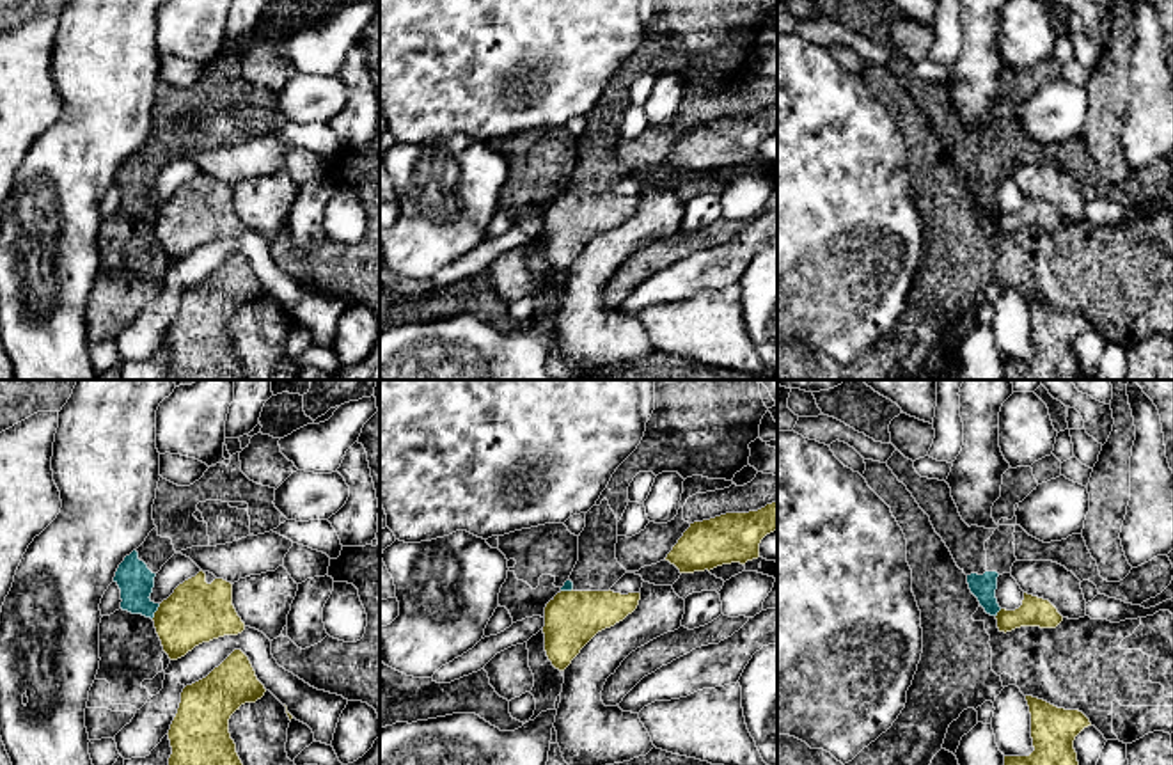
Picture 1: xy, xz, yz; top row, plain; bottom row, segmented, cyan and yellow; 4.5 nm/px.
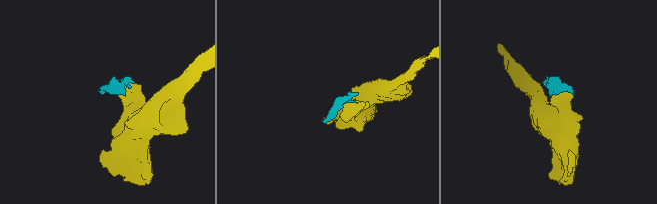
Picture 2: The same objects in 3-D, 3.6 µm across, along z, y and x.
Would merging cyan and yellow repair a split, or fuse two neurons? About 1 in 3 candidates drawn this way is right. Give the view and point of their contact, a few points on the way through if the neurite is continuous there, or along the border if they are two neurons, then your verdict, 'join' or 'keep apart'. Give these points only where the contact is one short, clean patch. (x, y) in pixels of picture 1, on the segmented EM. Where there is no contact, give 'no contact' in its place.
meets cyan in xy at (157, 609); border along xy (160, 604), (151, 618); keep apart

